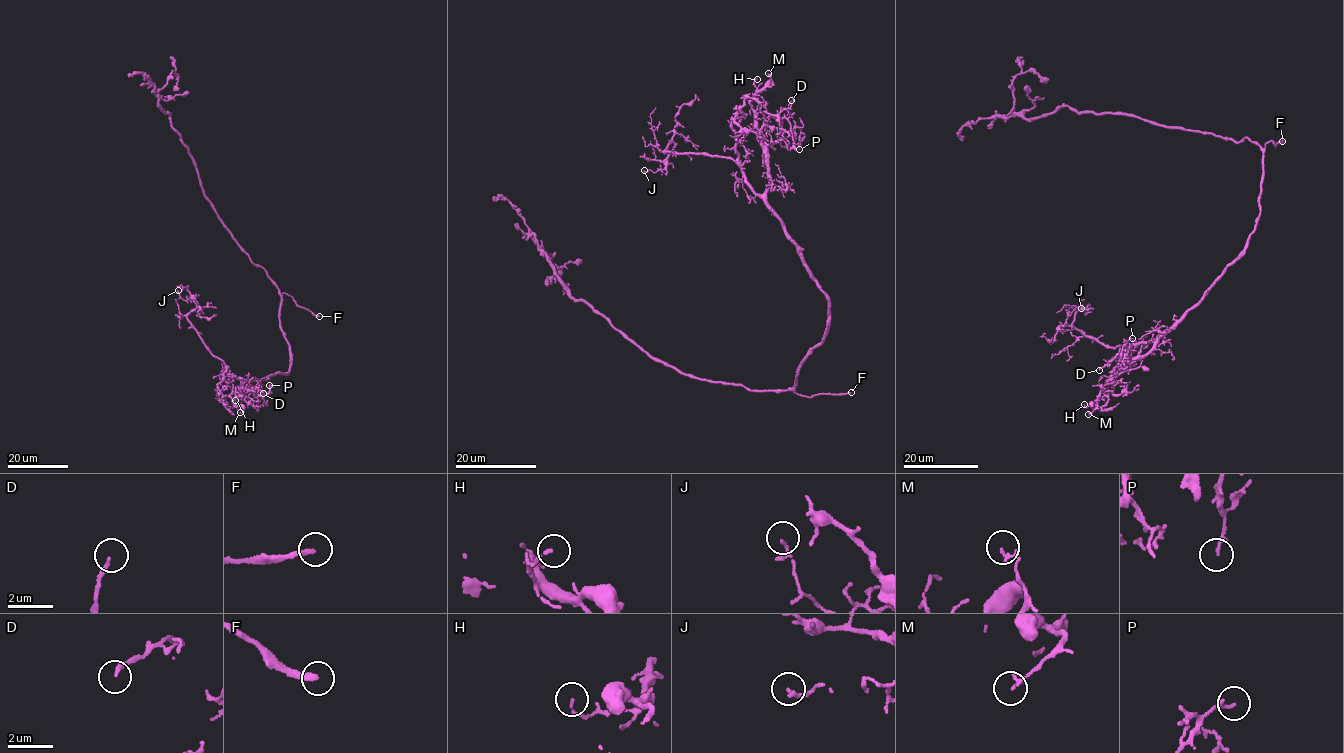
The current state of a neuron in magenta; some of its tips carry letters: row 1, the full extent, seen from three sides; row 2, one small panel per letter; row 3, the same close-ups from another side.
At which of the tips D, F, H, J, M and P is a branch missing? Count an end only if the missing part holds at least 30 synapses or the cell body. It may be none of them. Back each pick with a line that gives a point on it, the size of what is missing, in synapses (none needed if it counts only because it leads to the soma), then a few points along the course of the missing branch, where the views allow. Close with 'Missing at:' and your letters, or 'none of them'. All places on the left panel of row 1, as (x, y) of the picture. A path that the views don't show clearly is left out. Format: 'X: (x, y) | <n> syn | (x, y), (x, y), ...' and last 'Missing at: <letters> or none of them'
F: (319, 316) | (319, 316), (334, 336), (359, 359), (368, 360)
Missing at: F

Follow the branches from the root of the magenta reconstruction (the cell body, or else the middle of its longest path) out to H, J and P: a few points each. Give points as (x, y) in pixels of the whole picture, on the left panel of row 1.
H: (281, 303), (280, 329), (289, 346), (289, 370), (243, 379), (243, 389), (230, 395), (233, 404), (235, 400)
J: (281, 303), (289, 370), (246, 380), (210, 354), (187, 318), (197, 301), (183, 300), (178, 290)
P: (281, 303), (289, 370), (243, 379), (244, 387), (238, 388), (262, 396), (269, 385)

